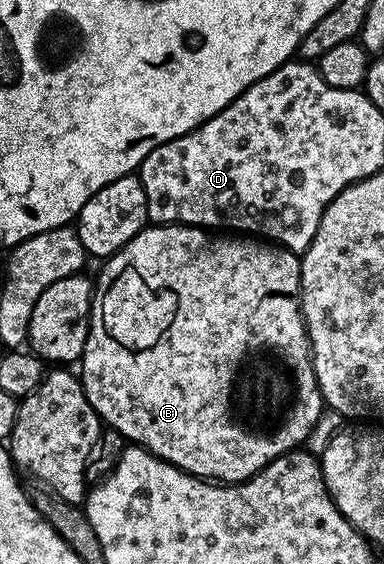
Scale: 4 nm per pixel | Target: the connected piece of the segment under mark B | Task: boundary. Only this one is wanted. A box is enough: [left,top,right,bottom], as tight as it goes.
[81,224,325,483]

